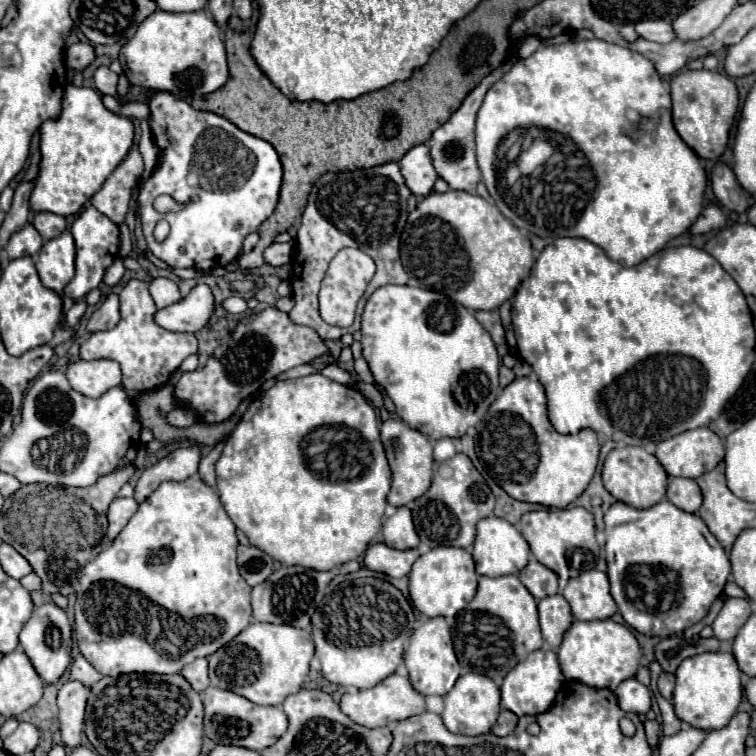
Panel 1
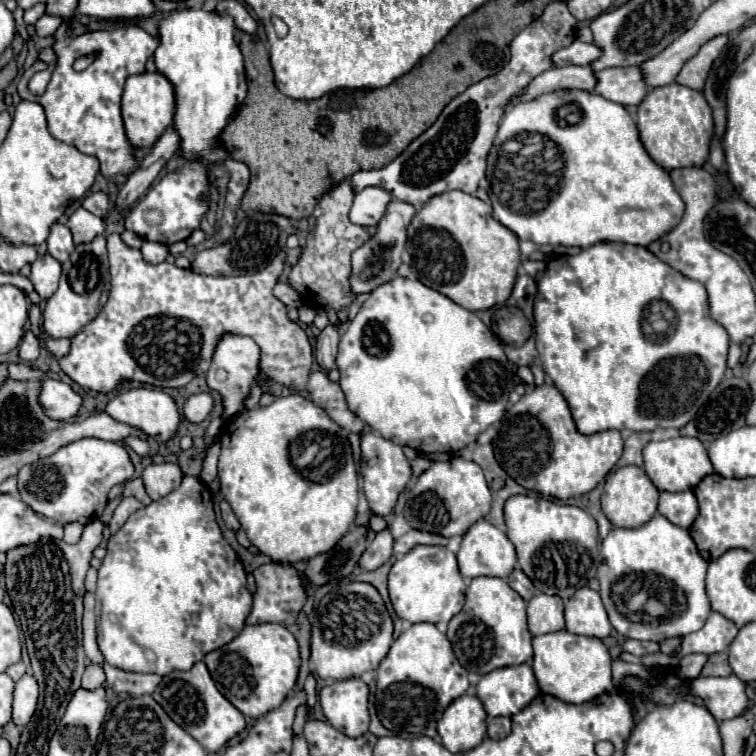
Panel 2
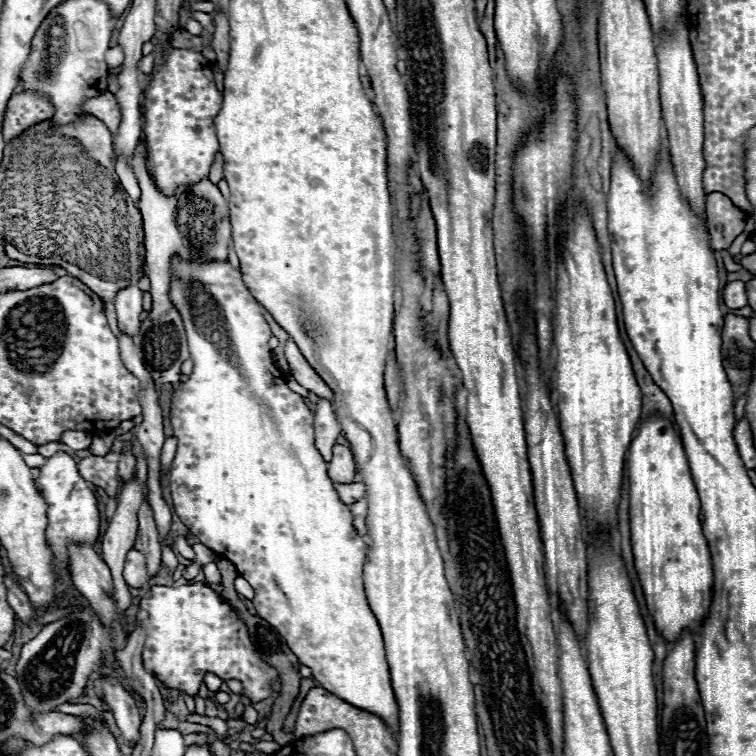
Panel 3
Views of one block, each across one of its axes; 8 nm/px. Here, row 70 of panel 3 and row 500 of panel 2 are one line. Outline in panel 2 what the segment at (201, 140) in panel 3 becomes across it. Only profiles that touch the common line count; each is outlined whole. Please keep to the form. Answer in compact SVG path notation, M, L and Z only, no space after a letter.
M184 476L182 484L172 490L170 494L166 494L164 498L150 502L148 506L136 510L126 524L108 540L106 546L106 556L102 560L102 566L98 568L98 588L96 588L96 602L100 606L100 616L98 616L98 646L100 652L104 654L104 660L120 670L128 670L128 672L152 672L152 674L170 674L174 670L190 670L196 662L200 662L208 652L228 644L230 640L234 640L242 628L244 622L248 618L248 614L252 612L252 592L248 590L248 582L246 582L246 570L240 564L238 568L238 556L232 550L232 546L224 540L220 526L216 522L216 514L214 514L214 506L212 506L212 492L208 496L208 486L198 478L198 476Z

